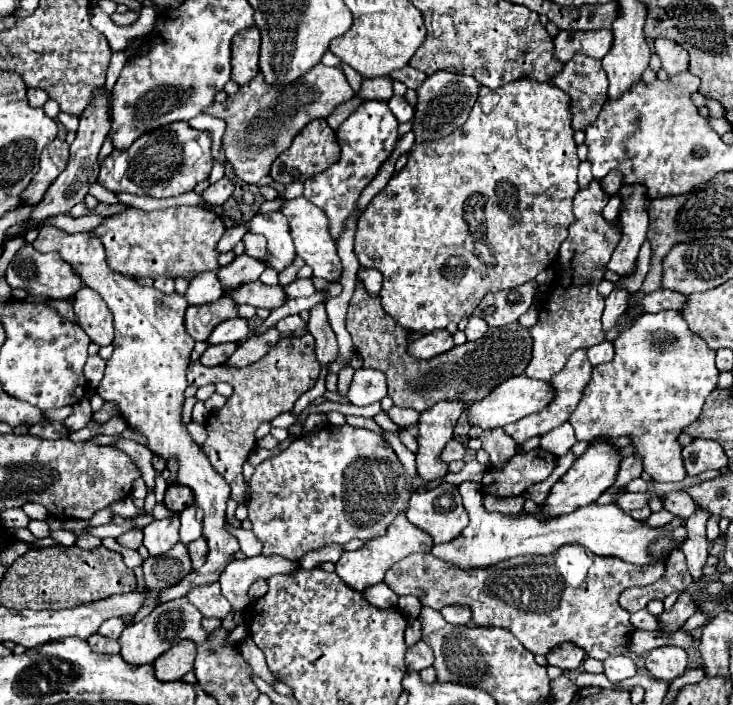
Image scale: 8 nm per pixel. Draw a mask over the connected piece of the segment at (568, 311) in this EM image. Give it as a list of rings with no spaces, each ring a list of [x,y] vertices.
[[[592,179],[588,187],[576,193],[574,199],[576,221],[570,225],[568,237],[558,253],[558,263],[562,269],[560,280],[550,287],[552,291],[540,309],[538,323],[530,327],[534,343],[532,359],[524,371],[528,377],[550,381],[552,375],[562,371],[574,349],[592,347],[604,341],[604,329],[600,321],[604,311],[604,297],[598,293],[598,285],[604,279],[612,251],[620,243],[620,229],[606,221],[600,213],[606,207],[608,199],[610,195],[600,187],[598,179]]]

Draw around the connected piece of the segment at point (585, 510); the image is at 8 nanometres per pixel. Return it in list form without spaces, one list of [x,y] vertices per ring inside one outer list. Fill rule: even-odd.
[[[474,481],[460,483],[460,495],[462,495],[464,507],[470,515],[470,523],[450,543],[434,545],[432,555],[446,563],[452,563],[454,567],[458,567],[462,571],[492,567],[492,565],[498,565],[506,559],[520,557],[520,555],[550,555],[566,543],[582,545],[596,555],[616,555],[628,563],[644,565],[650,561],[648,545],[652,543],[652,539],[656,539],[660,535],[660,529],[650,529],[644,523],[634,521],[618,505],[590,503],[586,507],[578,507],[572,513],[544,519],[544,517],[538,517],[538,515],[526,513],[526,511],[520,511],[516,515],[486,511],[486,507],[482,505],[480,485]]]

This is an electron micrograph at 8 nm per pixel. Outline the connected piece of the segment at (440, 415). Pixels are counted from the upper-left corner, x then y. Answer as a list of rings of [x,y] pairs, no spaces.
[[[440,401],[420,415],[416,469],[424,481],[442,479],[448,473],[448,465],[440,461],[440,453],[452,439],[454,425],[464,407],[458,401]]]

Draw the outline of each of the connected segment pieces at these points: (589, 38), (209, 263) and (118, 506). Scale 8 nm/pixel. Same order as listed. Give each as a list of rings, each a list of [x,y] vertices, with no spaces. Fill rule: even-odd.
[[[560,31],[554,37],[554,55],[564,65],[578,53],[604,59],[612,49],[612,43],[612,31]]]
[[[168,207],[162,211],[126,209],[118,215],[106,217],[92,233],[102,241],[106,249],[108,267],[128,277],[184,277],[192,279],[200,273],[218,273],[218,241],[226,227],[222,217],[202,207]]]
[[[126,497],[126,499],[118,501],[118,503],[112,503],[108,509],[110,509],[110,511],[114,511],[116,515],[122,515],[122,517],[136,517],[136,515],[146,515],[146,513],[144,513],[140,507],[136,507],[136,505],[134,505],[132,497]]]

